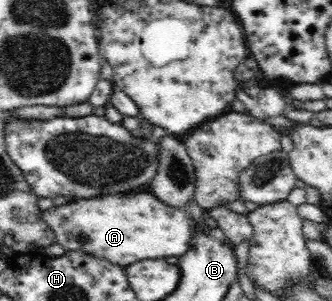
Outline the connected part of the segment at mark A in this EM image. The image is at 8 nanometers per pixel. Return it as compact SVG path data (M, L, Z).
M149 189L129 194L117 193L70 200L64 205L44 210L41 217L56 234L57 243L61 244L66 251L78 250L97 258L103 258L123 268L141 260L180 257L190 247L192 234L197 228L197 223L184 210L173 208L157 199Z

